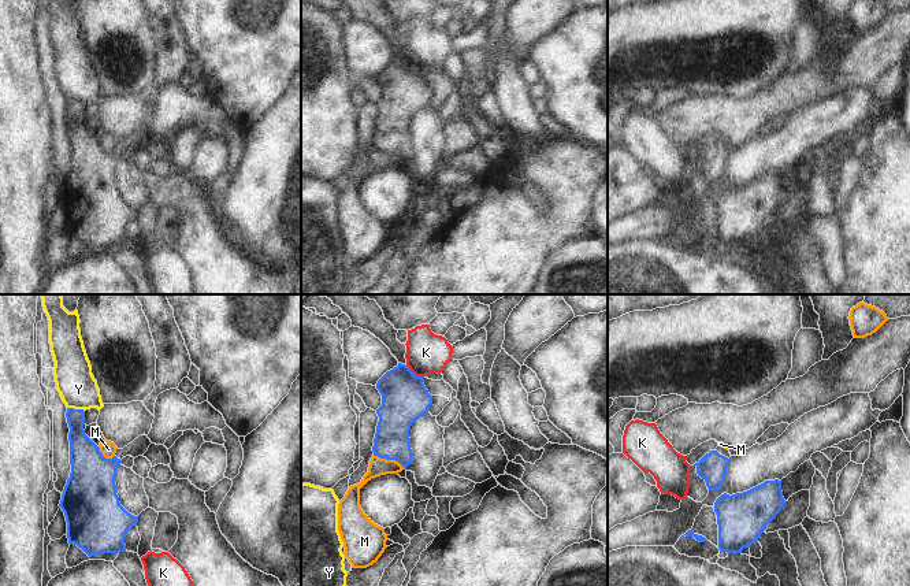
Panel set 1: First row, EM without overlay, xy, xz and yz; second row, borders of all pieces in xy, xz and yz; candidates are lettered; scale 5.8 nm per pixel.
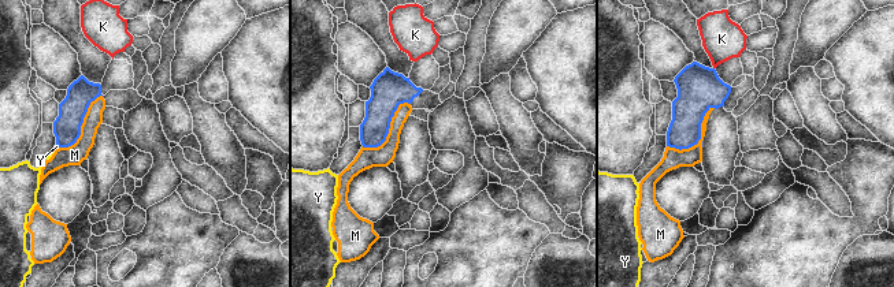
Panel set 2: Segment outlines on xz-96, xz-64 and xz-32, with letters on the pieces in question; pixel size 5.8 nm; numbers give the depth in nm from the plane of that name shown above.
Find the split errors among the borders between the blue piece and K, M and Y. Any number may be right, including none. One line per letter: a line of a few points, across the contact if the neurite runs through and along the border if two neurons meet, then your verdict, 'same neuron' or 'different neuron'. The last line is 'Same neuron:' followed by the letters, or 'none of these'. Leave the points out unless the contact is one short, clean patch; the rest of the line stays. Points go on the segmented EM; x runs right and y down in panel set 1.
K: xz (407, 364), (416, 375), (423, 377) | different neuron
M: different neuron
Y: xy (67, 407), (84, 411) | different neuron
Same neuron: none of these

